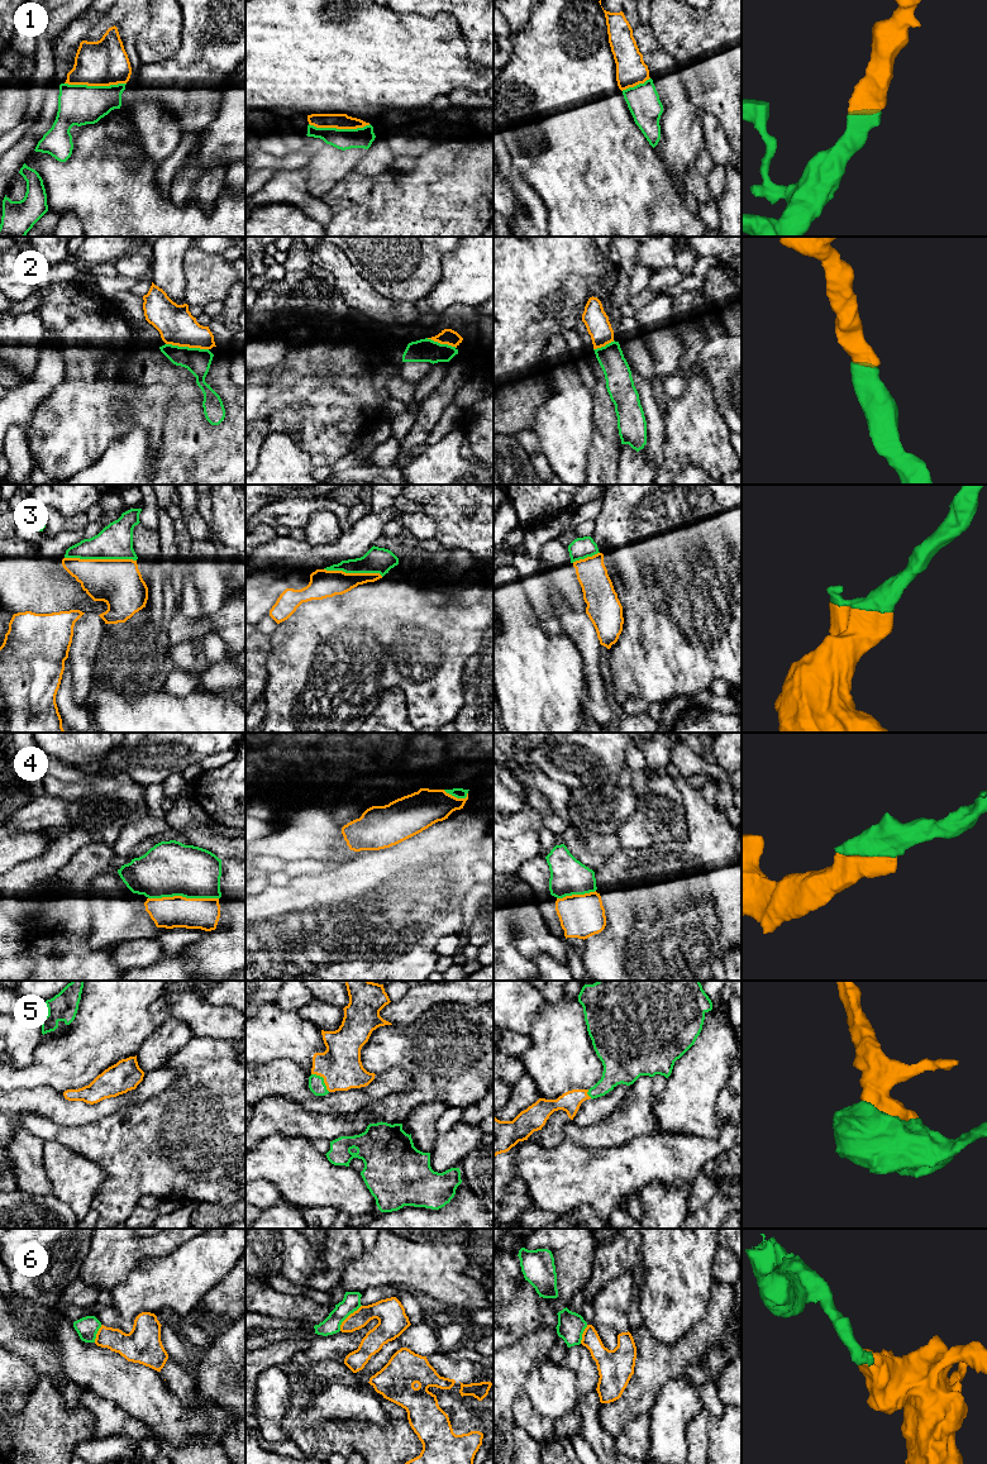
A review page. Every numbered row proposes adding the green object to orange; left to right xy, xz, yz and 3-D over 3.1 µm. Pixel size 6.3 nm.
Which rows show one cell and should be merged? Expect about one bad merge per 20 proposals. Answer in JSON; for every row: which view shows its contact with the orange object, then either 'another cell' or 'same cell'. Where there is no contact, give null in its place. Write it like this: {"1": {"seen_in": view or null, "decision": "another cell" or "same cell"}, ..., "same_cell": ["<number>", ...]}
{"1": {"seen_in": "xy", "decision": "another cell"}, "2": {"seen_in": "xy", "decision": "same cell"}, "3": {"seen_in": "xy", "decision": "same cell"}, "4": {"seen_in": "xy", "decision": "same cell"}, "5": {"seen_in": "xz", "decision": "same cell"}, "6": {"seen_in": "xz", "decision": "another cell"}, "same_cell": ["2", "3", "4", "5"]}

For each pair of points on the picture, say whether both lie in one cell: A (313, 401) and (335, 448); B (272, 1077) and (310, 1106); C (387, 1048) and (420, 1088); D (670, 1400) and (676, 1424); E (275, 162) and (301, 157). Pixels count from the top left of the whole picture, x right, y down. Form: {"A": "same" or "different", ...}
{"A": "same", "B": "same", "C": "same", "D": "same", "E": "same"}

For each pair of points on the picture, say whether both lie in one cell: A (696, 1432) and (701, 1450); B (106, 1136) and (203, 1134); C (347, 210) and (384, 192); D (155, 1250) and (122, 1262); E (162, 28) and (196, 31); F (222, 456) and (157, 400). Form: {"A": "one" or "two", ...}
{"A": "one", "B": "one", "C": "one", "D": "one", "E": "two", "F": "two"}

